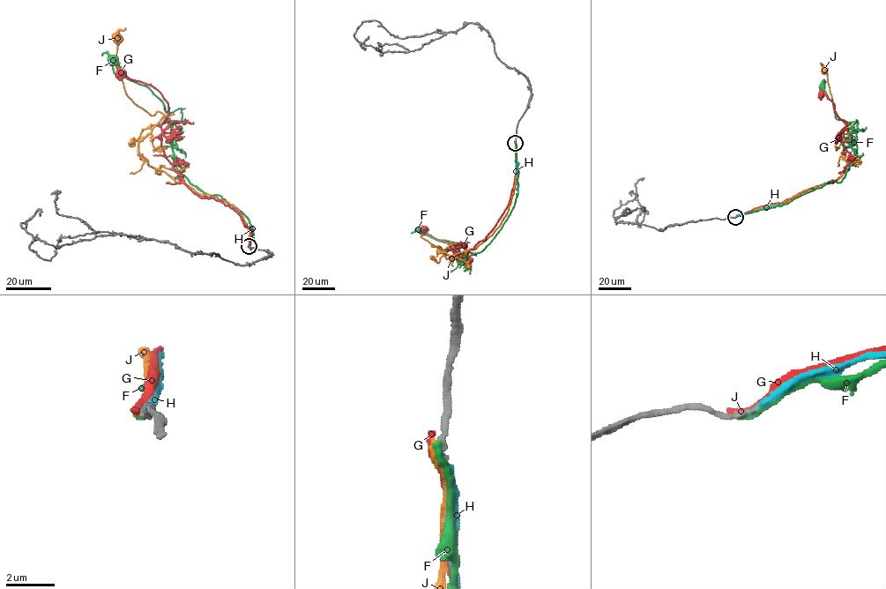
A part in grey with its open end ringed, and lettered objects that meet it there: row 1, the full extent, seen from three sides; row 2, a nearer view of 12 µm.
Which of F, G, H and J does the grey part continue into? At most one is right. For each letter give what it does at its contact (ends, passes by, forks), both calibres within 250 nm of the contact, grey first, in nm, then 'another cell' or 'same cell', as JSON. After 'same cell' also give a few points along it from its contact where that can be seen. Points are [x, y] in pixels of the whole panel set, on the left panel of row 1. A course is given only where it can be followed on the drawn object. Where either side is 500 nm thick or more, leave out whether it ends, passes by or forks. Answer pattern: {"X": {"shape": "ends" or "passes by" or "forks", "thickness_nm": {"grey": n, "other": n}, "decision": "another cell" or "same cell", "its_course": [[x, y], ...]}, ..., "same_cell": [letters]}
{"F": {"shape": "ends", "thickness_nm": {"grey": 240, "other": 260}, "decision": "another cell"}, "G": {"shape": "ends", "thickness_nm": {"grey": 220, "other": 280}, "decision": "another cell"}, "H": {"shape": "ends", "thickness_nm": {"grey": 200, "other": 220}, "decision": "same cell", "its_course": [[249, 246], [252, 228], [249, 227]]}, "J": {"shape": "ends", "thickness_nm": {"grey": 220, "other": 280}, "decision": "another cell"}, "same_cell": ["H"]}

